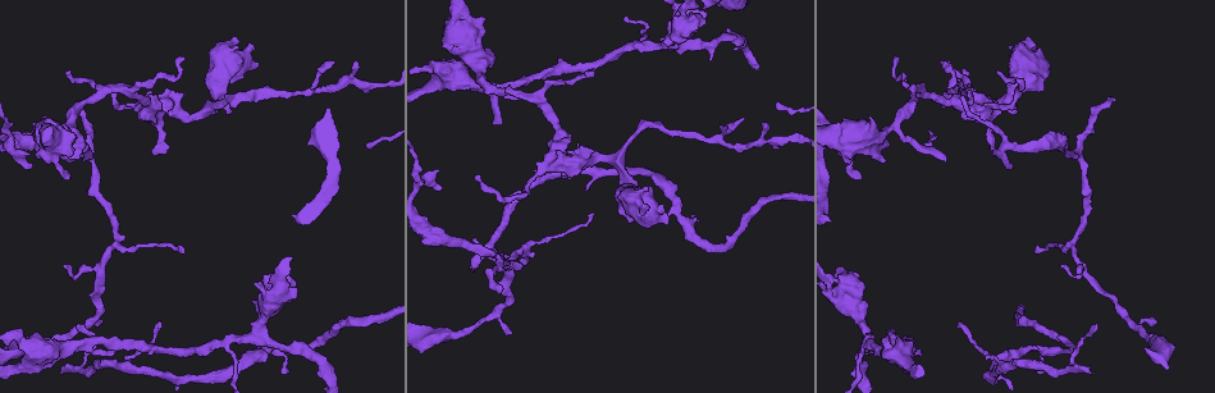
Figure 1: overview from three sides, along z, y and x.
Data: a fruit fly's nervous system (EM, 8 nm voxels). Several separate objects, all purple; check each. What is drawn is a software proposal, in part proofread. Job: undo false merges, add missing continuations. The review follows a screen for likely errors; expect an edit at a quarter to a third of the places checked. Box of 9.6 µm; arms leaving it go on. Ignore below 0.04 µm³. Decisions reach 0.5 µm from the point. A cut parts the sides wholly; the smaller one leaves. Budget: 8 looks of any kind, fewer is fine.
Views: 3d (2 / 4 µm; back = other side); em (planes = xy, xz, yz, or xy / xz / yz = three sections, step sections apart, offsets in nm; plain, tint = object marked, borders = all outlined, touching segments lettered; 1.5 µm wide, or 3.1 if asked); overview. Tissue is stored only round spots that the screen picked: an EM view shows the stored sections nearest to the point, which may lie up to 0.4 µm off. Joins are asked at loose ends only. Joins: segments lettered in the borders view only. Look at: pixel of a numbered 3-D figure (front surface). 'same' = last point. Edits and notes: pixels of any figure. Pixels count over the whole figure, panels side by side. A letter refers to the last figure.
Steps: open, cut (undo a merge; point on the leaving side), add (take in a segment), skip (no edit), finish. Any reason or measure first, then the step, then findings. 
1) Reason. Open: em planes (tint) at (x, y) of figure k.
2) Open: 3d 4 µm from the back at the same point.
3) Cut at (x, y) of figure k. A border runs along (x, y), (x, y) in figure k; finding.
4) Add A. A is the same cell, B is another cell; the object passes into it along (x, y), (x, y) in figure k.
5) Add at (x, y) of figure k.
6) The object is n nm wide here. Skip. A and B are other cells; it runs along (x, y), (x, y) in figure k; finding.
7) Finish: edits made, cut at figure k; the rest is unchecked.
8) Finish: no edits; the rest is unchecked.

Branch stops here. Open: em planes (borders) at (62, 372) of figure 1.

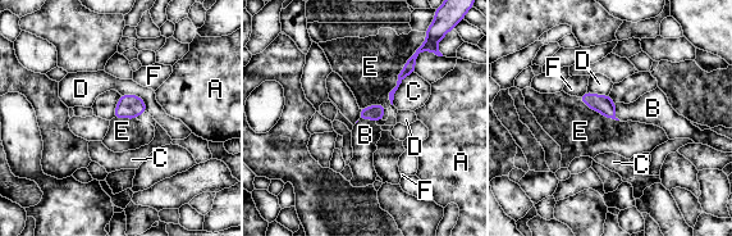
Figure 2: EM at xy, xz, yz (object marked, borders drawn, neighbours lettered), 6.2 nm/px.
Add B. B is the same cell, A, C, D, E and F are other cells; the object passes into it along (374, 112), (365, 118), (365, 135) in figure 2; it goes on there.

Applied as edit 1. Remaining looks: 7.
Free end. Open: em planes (borders) at (889, 144) of figure 1.

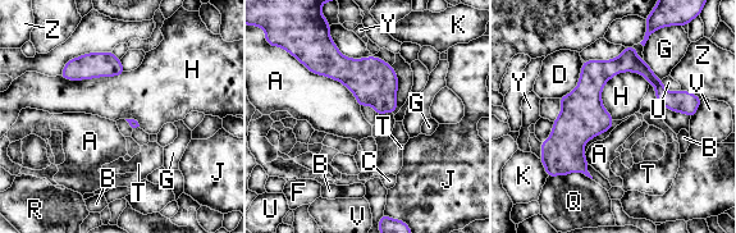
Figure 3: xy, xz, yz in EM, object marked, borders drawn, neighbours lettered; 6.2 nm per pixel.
The longest contact is with A, 420 nm. Skip. A, B, C, D, F, G, H, J, K, Q, R, T, U, V, Y and Z are other cells; a border runs along (641, 73), (604, 85), (612, 119) in figure 3; no lettered segment goes on from it.

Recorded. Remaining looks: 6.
Tapers out. Open: em planes (plain) at (154, 155) of figure 1.

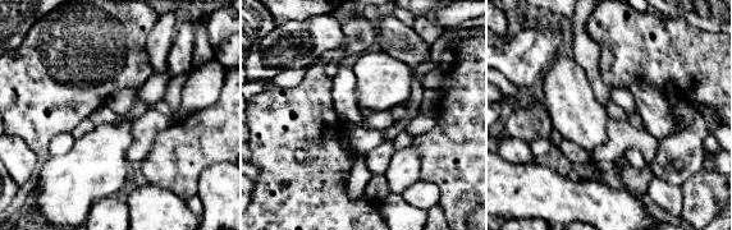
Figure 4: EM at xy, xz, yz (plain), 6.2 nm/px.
Open: em planes (borders) at the same point.

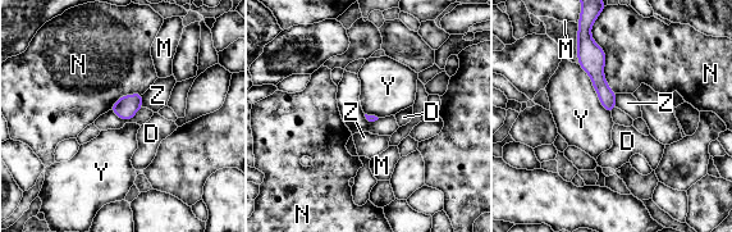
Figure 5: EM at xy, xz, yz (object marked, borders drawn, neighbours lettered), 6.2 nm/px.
Skip. D, M, N, Y and Z are other cells; a border runs along (579, 63), (611, 113) in figure 5; none of them fits.

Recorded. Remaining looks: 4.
Finish: edits made, add at figure 2; the rest is unchecked.

